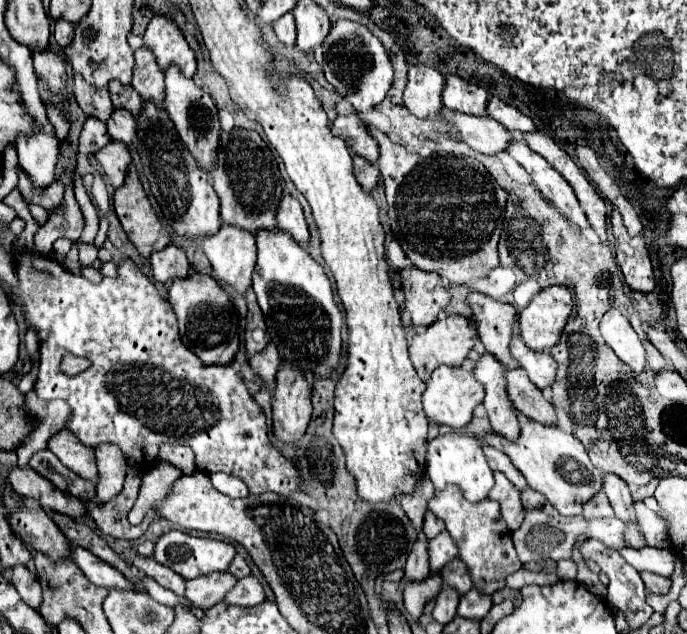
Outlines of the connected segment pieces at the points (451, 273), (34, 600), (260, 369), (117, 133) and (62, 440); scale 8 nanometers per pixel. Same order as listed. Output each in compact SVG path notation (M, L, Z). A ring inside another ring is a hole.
M368 124L370 134L378 140L380 158L378 168L384 176L384 188L388 198L388 220L390 228L416 268L424 272L436 272L452 284L468 284L474 278L488 276L498 266L498 238L502 232L502 216L508 202L508 194L490 176L490 172L474 158L462 156L432 156L422 158L416 152L408 152L402 144L392 142L378 128Z
M26 564L12 566L12 584L34 610L40 608L40 582L36 580L36 574Z
M268 344L262 352L258 352L256 356L250 358L252 370L264 380L266 386L274 384L274 378L276 378L276 372L278 372L280 364L282 364L282 360L280 360L280 354L276 352L274 344Z
M114 108L114 112L108 118L106 126L108 126L110 138L120 140L126 146L132 144L132 138L136 134L136 120L134 120L134 116L130 112L124 112L124 108Z
M62 430L60 436L50 440L48 448L62 460L64 466L74 470L78 476L92 480L92 482L98 482L96 462L92 458L94 448L84 446L70 430Z

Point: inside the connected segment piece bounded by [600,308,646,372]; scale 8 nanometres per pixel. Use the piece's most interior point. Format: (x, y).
(619, 335)

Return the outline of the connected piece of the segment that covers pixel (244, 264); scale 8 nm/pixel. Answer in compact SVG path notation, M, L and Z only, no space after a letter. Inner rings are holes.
M222 224L216 234L204 236L200 246L212 262L216 278L236 288L240 294L246 294L256 266L254 234L232 228L232 224Z

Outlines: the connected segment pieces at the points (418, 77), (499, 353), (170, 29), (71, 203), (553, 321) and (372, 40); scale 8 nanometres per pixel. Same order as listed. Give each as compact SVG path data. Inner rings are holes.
M410 66L408 86L404 90L404 106L418 118L440 116L444 76L430 66Z
M470 294L468 296L470 308L474 312L474 320L478 324L480 340L488 354L500 360L508 370L520 368L516 360L510 356L510 340L512 340L512 326L516 322L516 310L510 304L502 304L486 294Z
M156 14L146 28L144 46L154 52L162 70L166 70L170 64L178 64L184 76L190 78L196 74L196 56L174 20Z
M62 170L62 182L64 182L64 204L54 210L48 218L48 222L42 226L42 230L38 230L34 242L36 242L36 250L44 256L50 256L52 244L58 238L70 238L70 240L78 240L82 230L84 230L84 216L82 210L74 198L74 188L72 188L72 178L70 178L70 170Z
M566 286L544 288L520 314L520 336L532 350L550 350L560 342L572 312L572 296Z
M344 18L336 20L328 36L324 38L322 52L324 52L322 70L326 80L342 94L342 98L346 98L356 108L356 112L362 114L384 100L386 92L392 86L394 76L392 64L382 42L364 24Z

